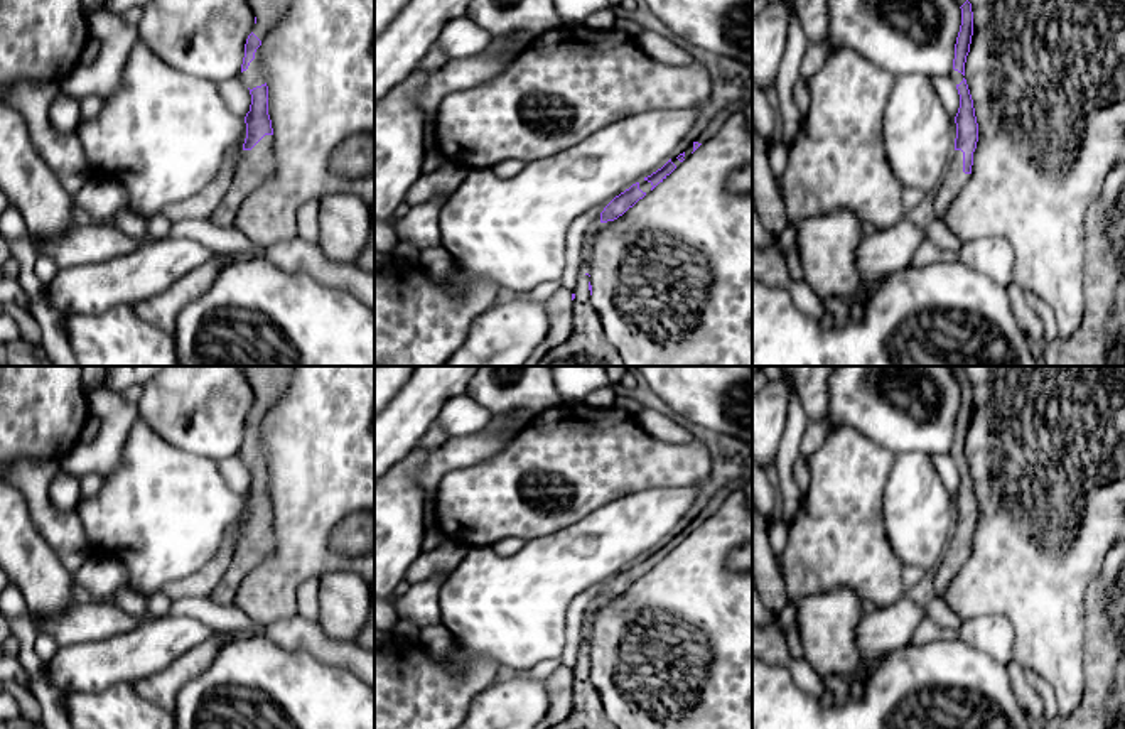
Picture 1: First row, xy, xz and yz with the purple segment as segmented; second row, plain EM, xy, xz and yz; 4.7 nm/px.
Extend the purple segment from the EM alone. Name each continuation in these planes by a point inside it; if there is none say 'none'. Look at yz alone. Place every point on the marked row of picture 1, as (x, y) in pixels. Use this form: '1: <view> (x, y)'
1: yz (953, 179)

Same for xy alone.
1: xy (253, 76)

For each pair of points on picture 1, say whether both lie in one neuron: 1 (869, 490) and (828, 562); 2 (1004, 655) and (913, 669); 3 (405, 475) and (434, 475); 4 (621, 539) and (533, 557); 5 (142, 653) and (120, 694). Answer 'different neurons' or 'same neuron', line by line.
1: same neuron
2: different neurons
3: different neurons
4: same neuron
5: different neurons

